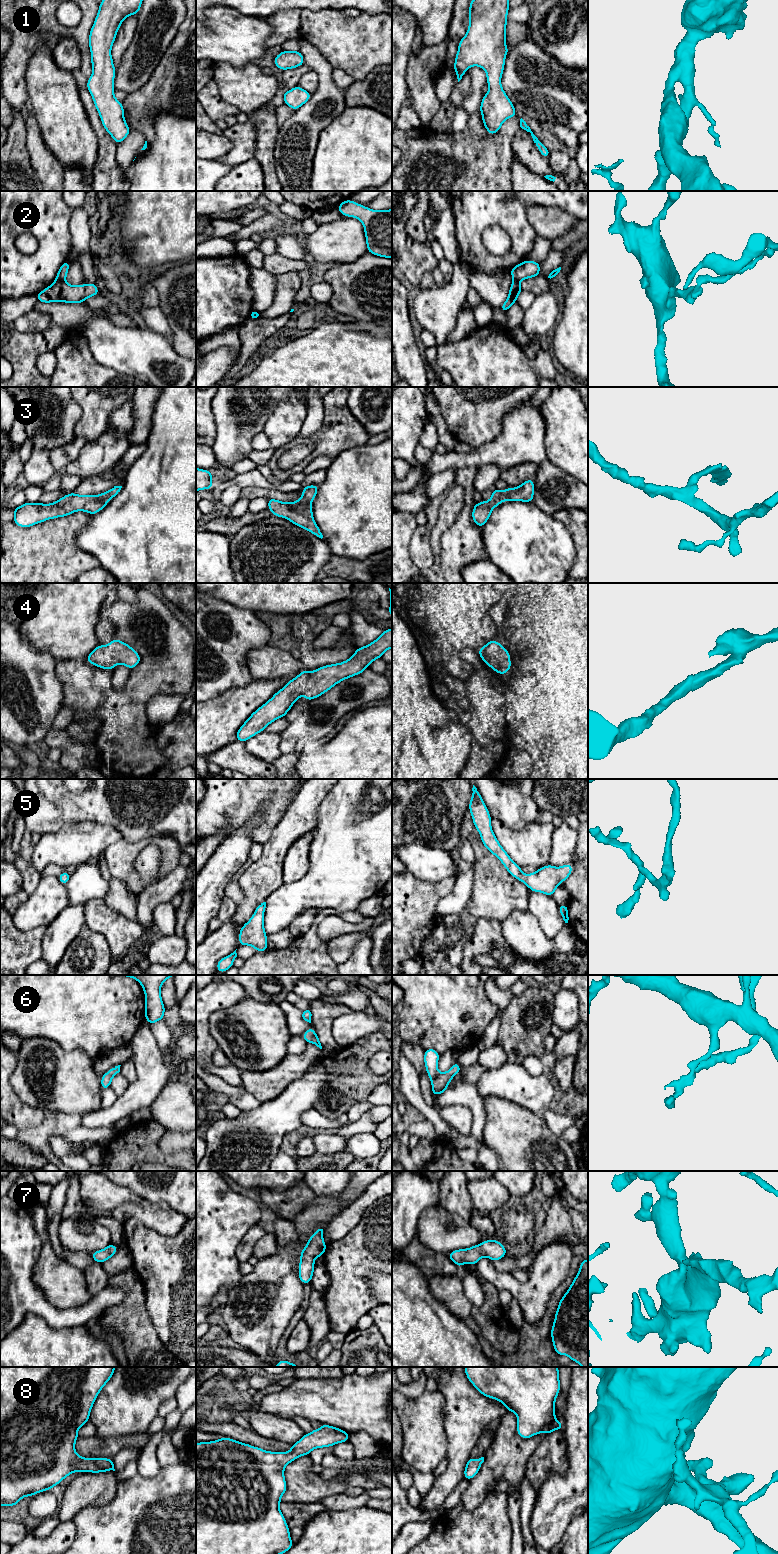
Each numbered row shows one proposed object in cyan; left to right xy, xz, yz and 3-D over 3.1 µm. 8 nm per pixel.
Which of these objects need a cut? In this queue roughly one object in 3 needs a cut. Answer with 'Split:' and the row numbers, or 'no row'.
Split: 2

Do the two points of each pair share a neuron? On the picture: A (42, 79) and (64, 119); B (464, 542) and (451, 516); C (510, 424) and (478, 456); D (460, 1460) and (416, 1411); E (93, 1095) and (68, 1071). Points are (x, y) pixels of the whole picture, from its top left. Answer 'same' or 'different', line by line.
A: same
B: different
C: same
D: different
E: same

